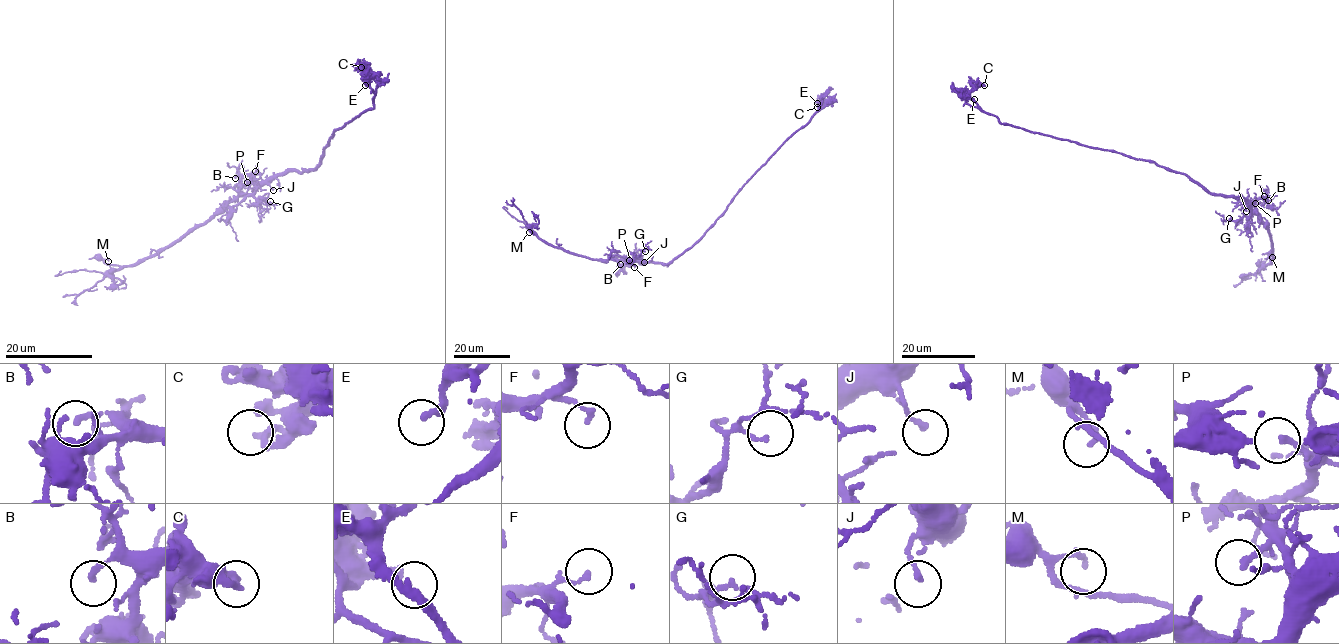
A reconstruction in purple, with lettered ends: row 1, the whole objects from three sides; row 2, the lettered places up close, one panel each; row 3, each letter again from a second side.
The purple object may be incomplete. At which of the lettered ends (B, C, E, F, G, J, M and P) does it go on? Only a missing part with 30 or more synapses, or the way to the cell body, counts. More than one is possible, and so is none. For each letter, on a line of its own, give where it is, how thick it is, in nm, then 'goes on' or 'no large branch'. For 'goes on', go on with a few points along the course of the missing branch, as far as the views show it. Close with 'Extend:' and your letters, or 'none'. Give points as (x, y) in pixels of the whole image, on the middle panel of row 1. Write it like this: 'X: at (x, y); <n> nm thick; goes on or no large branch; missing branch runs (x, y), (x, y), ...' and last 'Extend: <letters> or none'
B: at (620, 264); 160 nm thick; no large branch
C: at (817, 107); 260 nm thick; no large branch
E: at (817, 103); 220 nm thick; no large branch
F: at (634, 267); 130 nm thick; no large branch
G: at (645, 251); 130 nm thick; no large branch
J: at (644, 262); 140 nm thick; no large branch
M: at (529, 232); 130 nm thick; no large branch
P: at (629, 260); 200 nm thick; no large branch
Extend: none

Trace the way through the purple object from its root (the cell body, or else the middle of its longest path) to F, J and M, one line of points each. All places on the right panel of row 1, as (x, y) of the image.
F: (1202, 187), (1209, 192), (1235, 198), (1242, 195), (1249, 203), (1264, 196)
J: (1202, 187), (1209, 192), (1235, 198), (1242, 195), (1247, 203), (1246, 211)
M: (1202, 187), (1212, 193), (1245, 198), (1251, 213), (1258, 213), (1270, 233), (1270, 255), (1272, 257)

